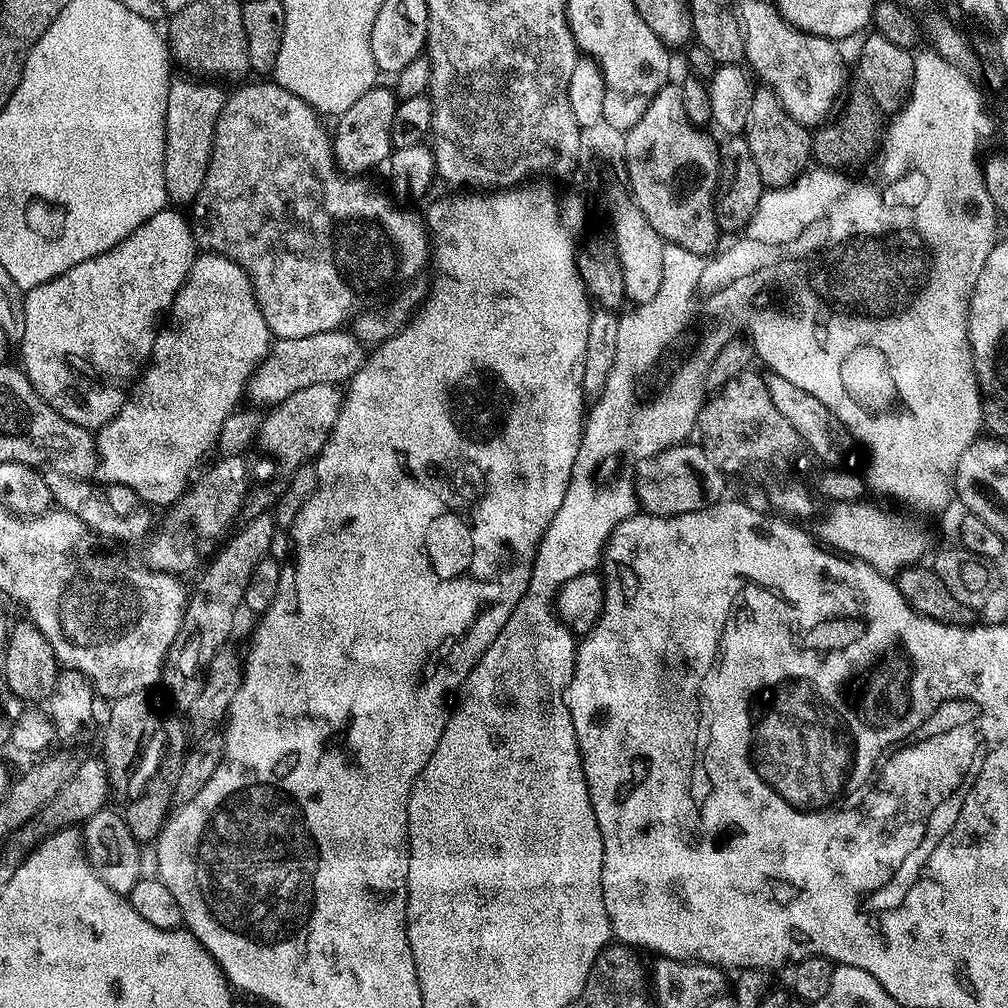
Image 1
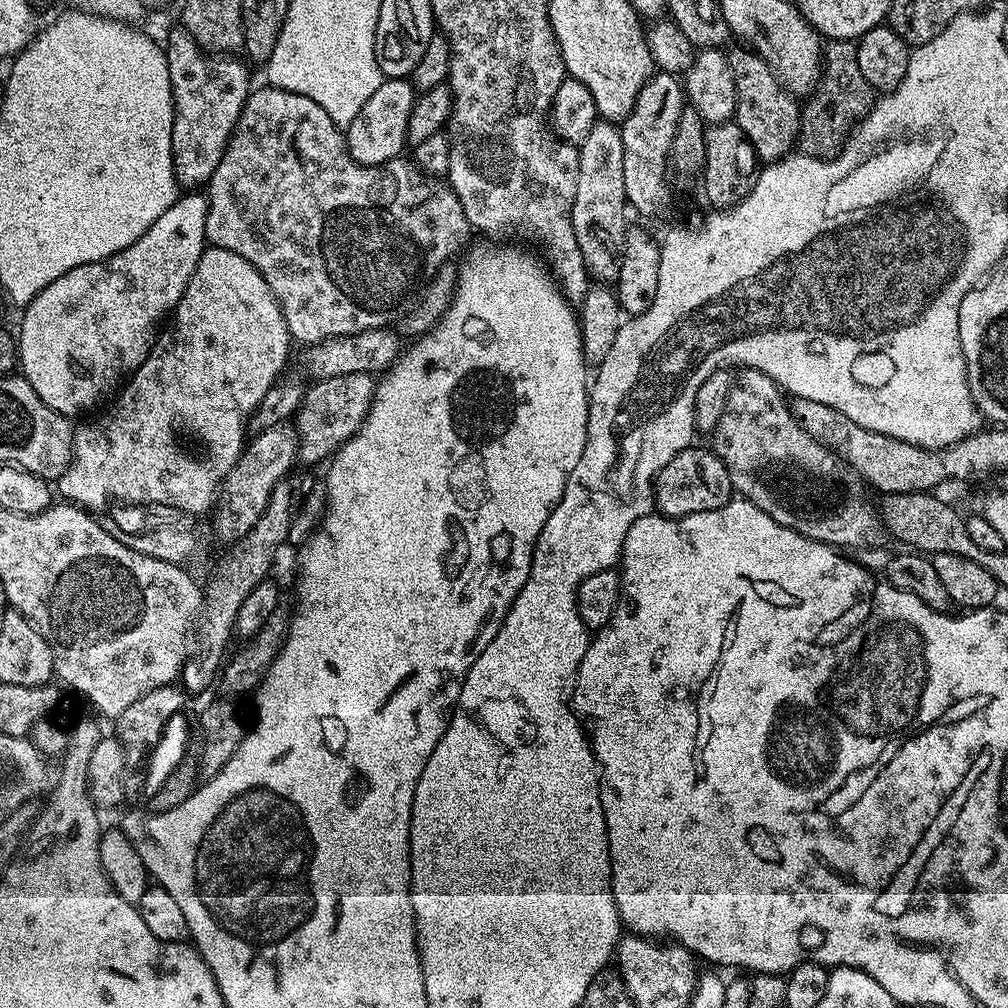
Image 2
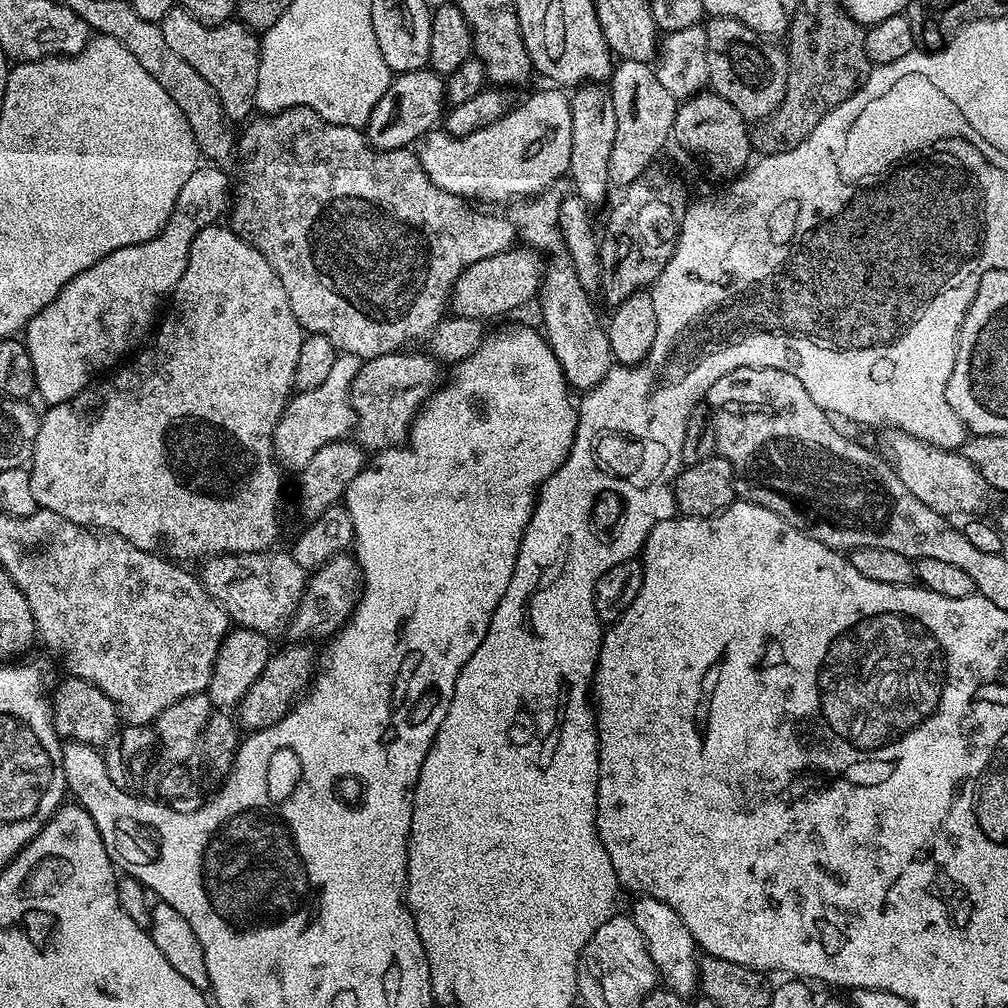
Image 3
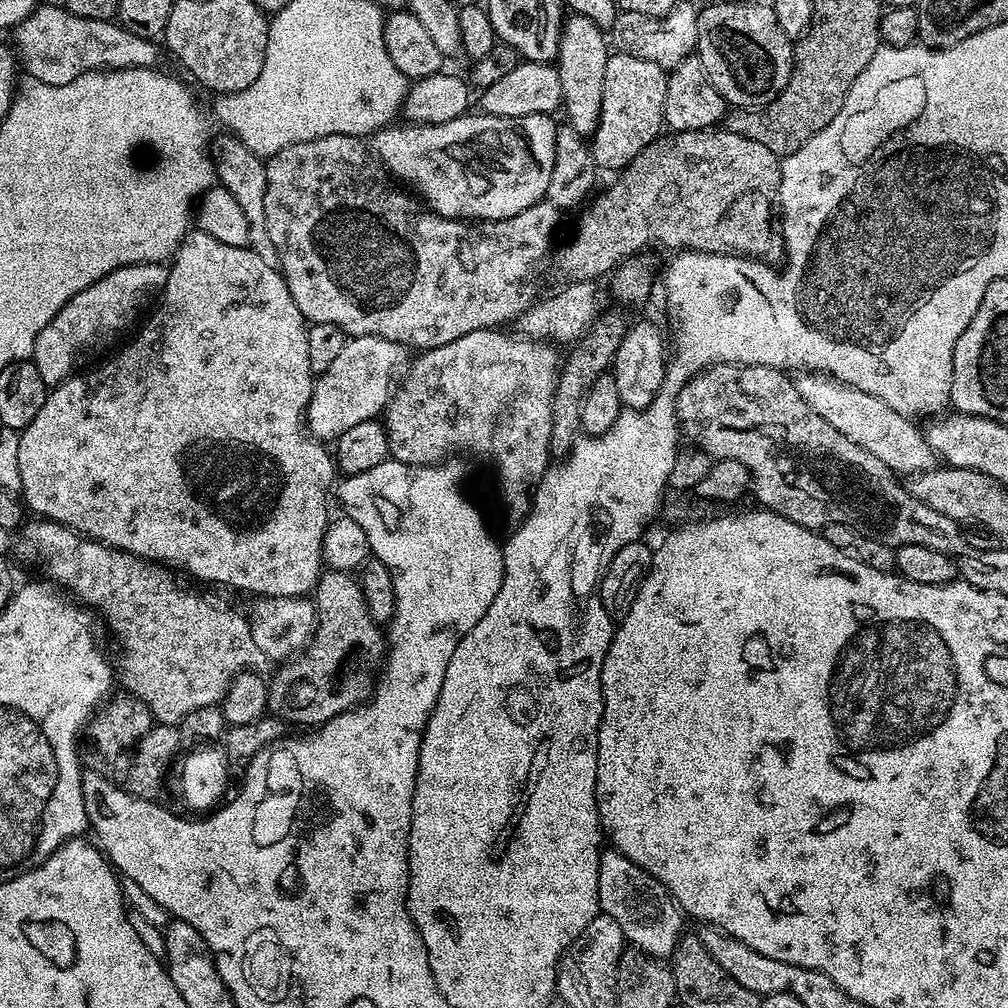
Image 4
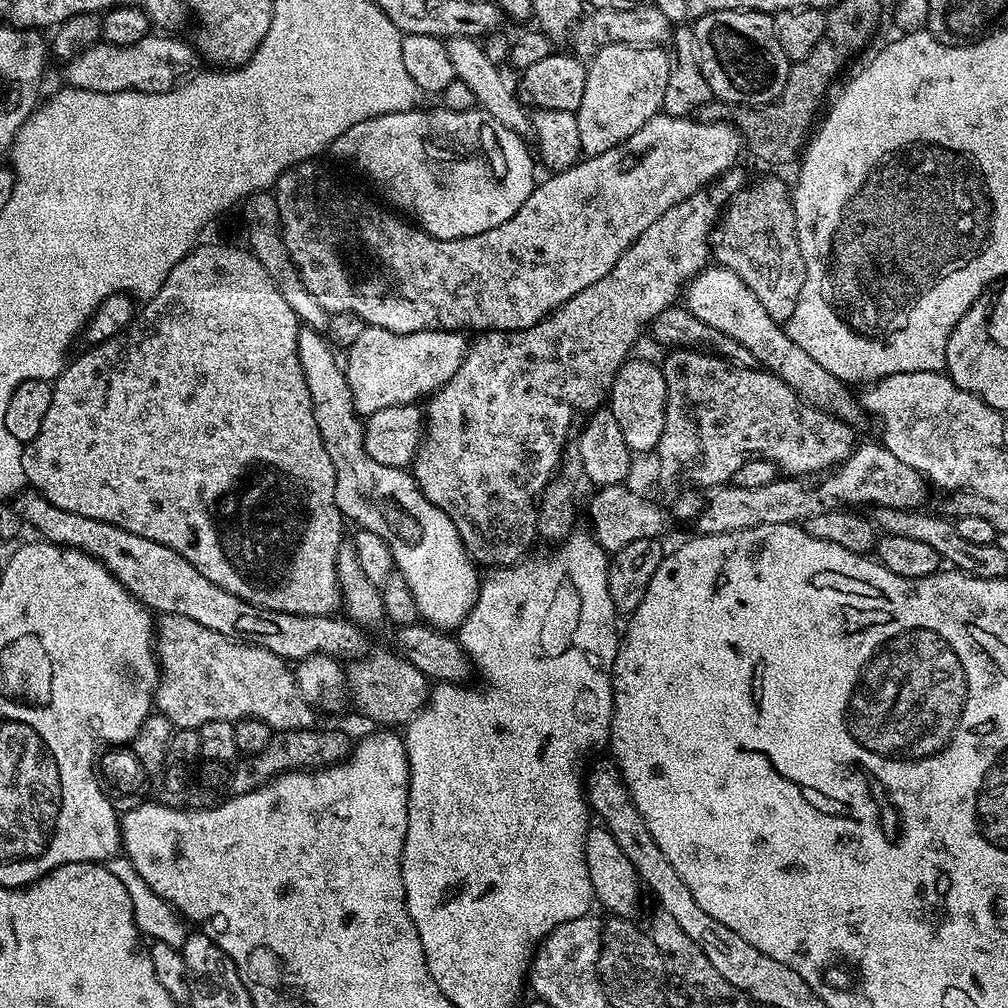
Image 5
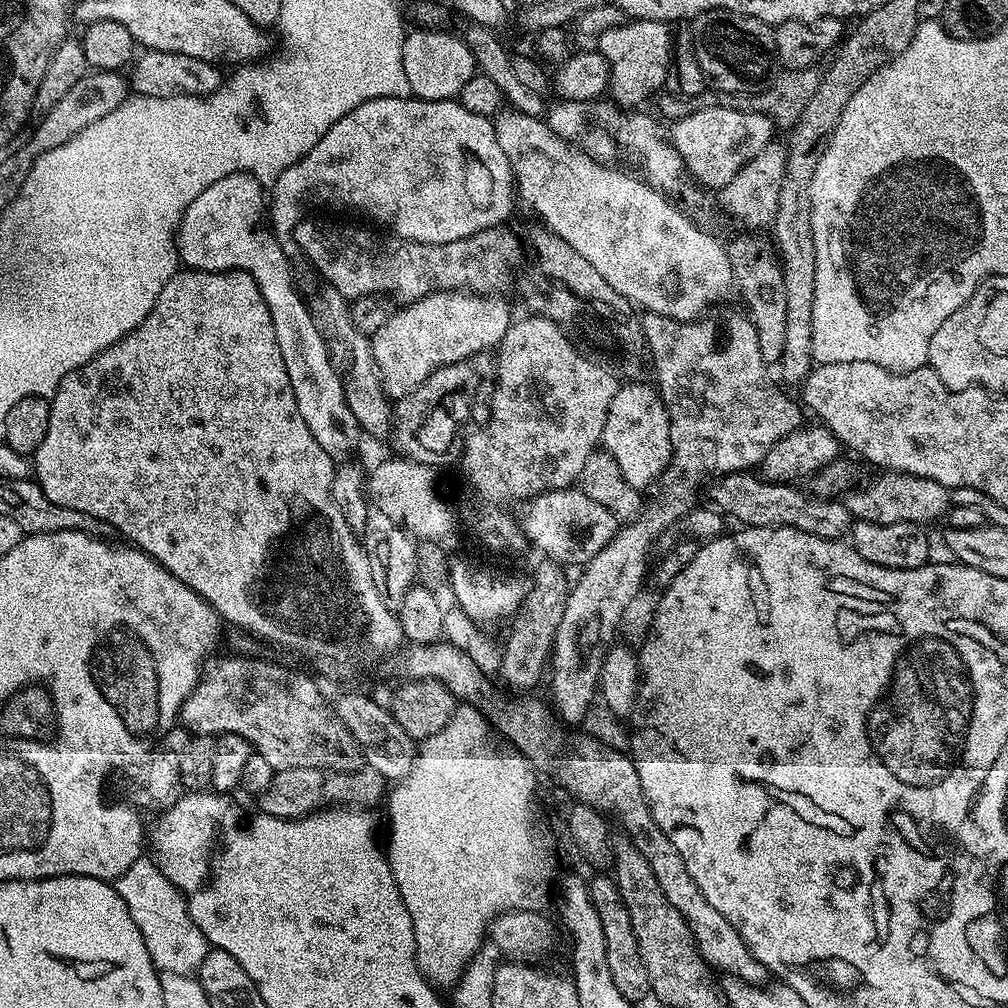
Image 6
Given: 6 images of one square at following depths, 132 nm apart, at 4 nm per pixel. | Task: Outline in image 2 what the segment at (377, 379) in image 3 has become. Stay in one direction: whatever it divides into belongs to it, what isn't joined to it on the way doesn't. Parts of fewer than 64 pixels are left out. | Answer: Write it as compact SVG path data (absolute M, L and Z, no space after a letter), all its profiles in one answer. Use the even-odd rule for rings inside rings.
M371 372L331 376L325 380L317 379L315 383L313 388L311 385L305 391L300 410L294 417L297 431L300 433L299 459L308 464L316 464L324 459L327 461L359 431L372 409L372 399L376 395L378 385Z

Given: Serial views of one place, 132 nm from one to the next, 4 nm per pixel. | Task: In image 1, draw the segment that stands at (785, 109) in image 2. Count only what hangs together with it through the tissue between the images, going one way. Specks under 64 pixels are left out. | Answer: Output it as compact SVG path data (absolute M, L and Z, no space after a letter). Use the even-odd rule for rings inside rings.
M760 86L755 89L746 139L750 154L762 174L765 189L786 188L809 171L814 160L812 137L813 133L809 129L799 124L794 118L790 118L790 114L786 114L782 102L778 102L778 98L772 93L771 88Z

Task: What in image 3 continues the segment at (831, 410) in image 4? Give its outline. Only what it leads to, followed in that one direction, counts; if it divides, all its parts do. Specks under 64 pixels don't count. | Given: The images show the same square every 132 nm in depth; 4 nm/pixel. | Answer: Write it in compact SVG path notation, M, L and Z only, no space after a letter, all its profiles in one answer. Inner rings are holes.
M884 430L881 431L880 436L880 444L884 449L882 449L883 455L886 457L889 464L892 465L893 468L896 469L896 473L898 474L898 478L902 478L902 482L906 482L906 490L910 490L910 494L914 494L914 498L918 498L918 502L926 502L926 506L930 506L930 510L934 510L938 514L942 514L943 516L947 516L949 518L956 518L956 515L959 512L968 512L964 514L976 514L976 512L980 508L980 499L983 498L984 492L986 493L986 485L984 479L982 478L982 474L974 467L973 464L968 461L967 456L961 454L956 450L949 450L946 448L936 448L933 444L927 444L926 442L922 442L918 438L914 438L910 434L906 434L905 432L897 432L895 430Z

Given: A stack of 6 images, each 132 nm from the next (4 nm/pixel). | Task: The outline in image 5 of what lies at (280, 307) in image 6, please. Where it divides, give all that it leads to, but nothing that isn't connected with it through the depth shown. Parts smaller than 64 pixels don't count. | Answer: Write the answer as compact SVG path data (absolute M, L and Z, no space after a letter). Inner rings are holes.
M307 326L301 327L298 334L298 362L302 362L302 374L306 378L306 386L310 390L310 402L314 410L314 422L318 422L318 434L322 434L322 446L326 446L326 454L330 454L330 462L334 462L334 498L336 499L336 505L338 506L341 517L345 521L353 520L356 523L355 527L357 529L365 528L366 530L371 530L374 534L378 534L378 538L382 538L386 542L386 546L390 546L390 554L396 563L395 571L400 572L402 578L406 578L407 584L410 585L410 594L414 594L414 602L420 611L419 619L423 623L437 630L459 629L460 625L464 623L464 620L470 614L470 610L476 601L476 595L480 592L481 577L479 575L476 576L476 571L478 571L477 565L474 563L472 557L468 555L466 549L464 549L464 543L460 541L460 535L454 526L454 522L450 522L450 518L446 518L446 514L442 514L442 510L438 510L438 506L431 504L420 493L416 479L402 468L380 468L378 462L374 462L374 458L370 458L370 454L366 454L363 439L358 435L358 416L352 406L352 391L348 385L348 379L344 376L341 361L336 361L335 354L337 355L333 345L326 339L324 332L315 332L314 329Z

